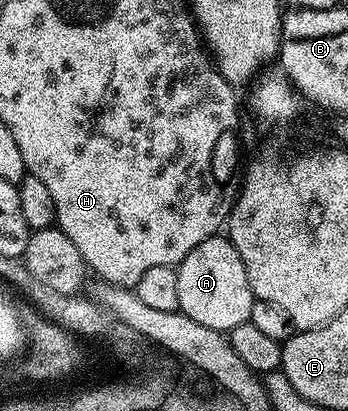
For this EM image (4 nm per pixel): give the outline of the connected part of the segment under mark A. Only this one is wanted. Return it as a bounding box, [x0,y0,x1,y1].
[176,236,254,332]

